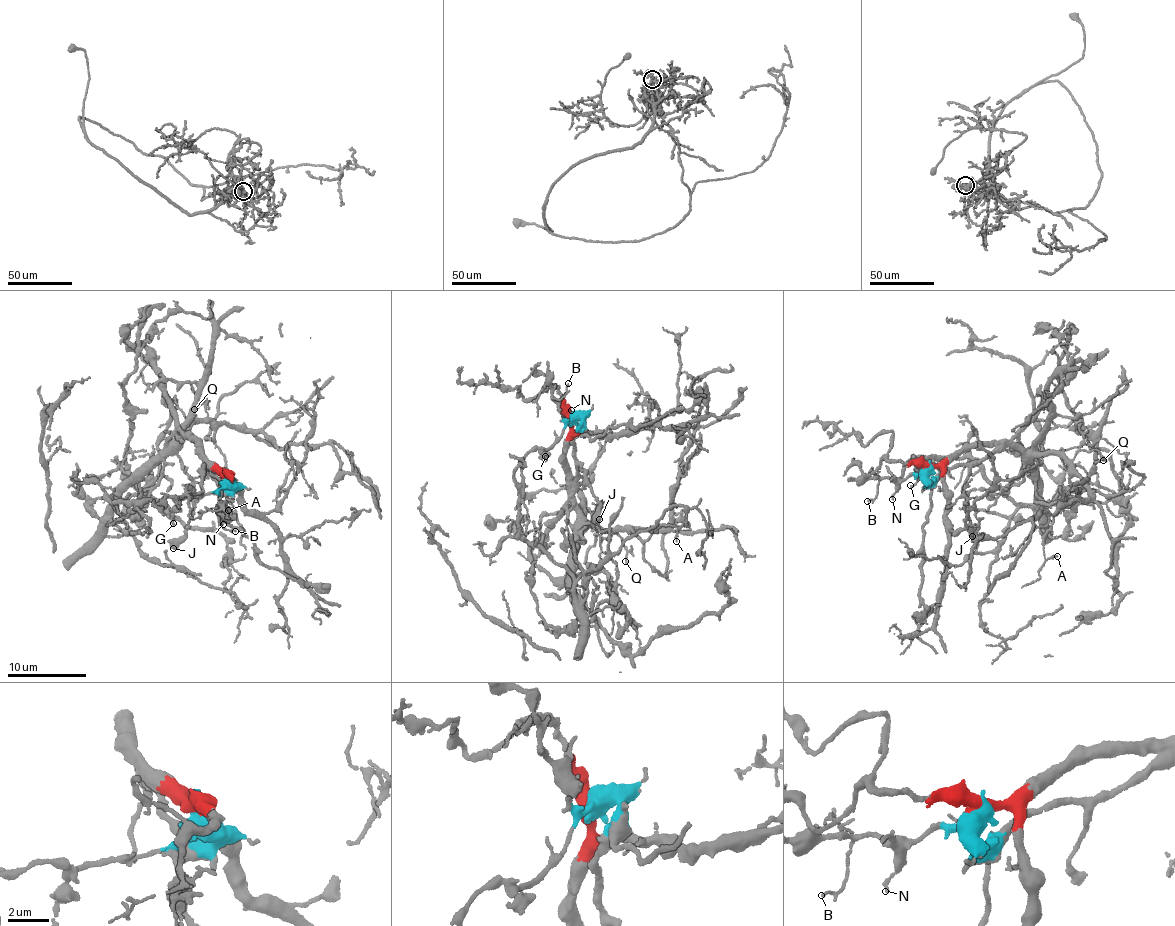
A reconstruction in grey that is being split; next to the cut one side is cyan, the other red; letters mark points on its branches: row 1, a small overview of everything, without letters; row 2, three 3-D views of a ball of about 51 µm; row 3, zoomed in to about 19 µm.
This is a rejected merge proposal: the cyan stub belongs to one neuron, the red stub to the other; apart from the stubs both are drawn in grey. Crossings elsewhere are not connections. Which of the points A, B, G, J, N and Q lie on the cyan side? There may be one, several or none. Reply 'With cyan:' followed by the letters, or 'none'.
With cyan: B, G, J, N

